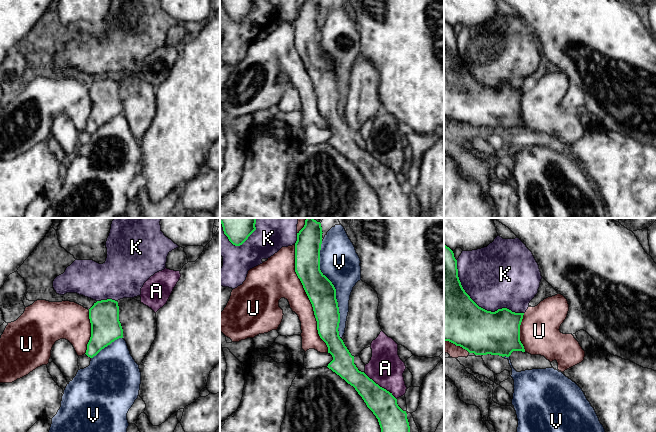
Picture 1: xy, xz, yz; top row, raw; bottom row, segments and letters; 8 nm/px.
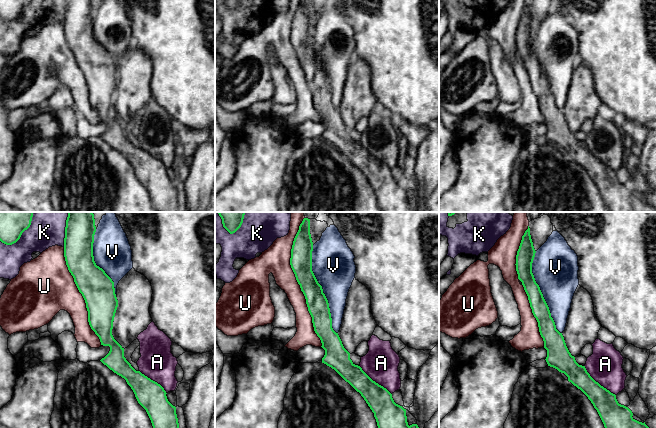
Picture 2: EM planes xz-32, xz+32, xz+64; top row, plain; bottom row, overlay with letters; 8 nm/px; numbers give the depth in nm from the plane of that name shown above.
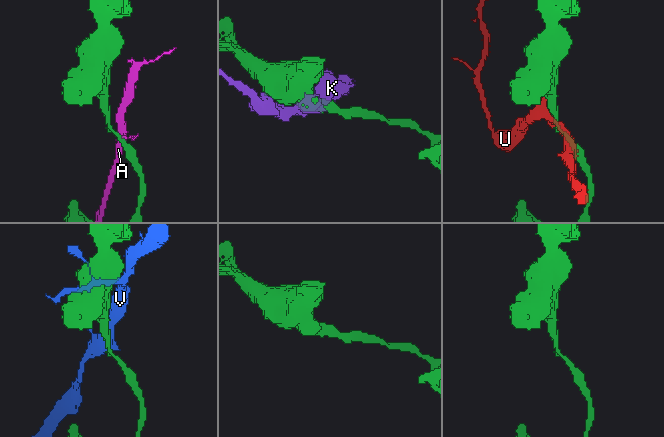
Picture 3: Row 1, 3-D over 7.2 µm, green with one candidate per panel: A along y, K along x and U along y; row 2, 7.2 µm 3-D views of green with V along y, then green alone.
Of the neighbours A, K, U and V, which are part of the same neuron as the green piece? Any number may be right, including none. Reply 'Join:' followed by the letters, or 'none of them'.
Join: none of them

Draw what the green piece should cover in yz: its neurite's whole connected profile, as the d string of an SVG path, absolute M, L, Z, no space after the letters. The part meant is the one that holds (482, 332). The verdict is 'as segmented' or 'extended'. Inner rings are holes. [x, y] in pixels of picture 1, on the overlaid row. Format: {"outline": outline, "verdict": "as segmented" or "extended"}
{"outline": "M444 245L444 341L475 355L509 357L513 351L525 352L520 341L523 315L507 308L491 312L479 307L463 289L454 253Z", "verdict": "as segmented"}

